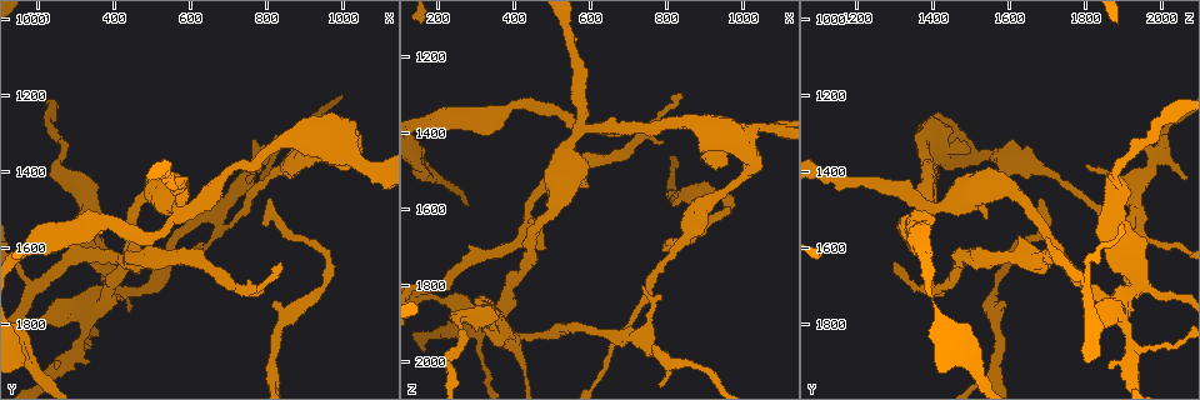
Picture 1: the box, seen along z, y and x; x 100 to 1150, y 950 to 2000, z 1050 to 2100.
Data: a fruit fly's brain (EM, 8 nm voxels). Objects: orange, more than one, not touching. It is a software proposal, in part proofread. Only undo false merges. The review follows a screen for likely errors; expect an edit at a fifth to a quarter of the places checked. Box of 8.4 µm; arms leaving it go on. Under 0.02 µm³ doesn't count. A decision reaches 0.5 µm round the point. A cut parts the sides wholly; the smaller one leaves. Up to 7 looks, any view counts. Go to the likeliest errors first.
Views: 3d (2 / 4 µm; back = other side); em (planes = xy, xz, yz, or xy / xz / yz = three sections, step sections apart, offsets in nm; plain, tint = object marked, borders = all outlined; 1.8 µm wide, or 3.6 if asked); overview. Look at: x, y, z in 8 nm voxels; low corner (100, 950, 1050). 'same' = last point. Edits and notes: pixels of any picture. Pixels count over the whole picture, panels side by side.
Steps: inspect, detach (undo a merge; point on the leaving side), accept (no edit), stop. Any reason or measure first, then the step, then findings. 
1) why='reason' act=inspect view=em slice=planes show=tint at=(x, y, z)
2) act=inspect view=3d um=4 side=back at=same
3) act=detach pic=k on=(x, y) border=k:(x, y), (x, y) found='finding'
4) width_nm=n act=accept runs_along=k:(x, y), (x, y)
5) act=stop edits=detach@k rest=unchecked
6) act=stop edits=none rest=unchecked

why='four or more arms meet' act=inspect view=3d um=2 at=(575, 1495, 1390)

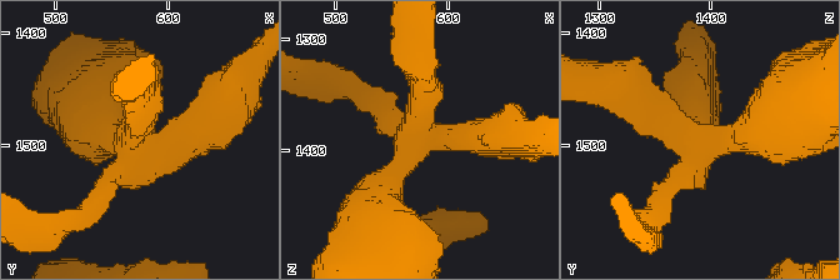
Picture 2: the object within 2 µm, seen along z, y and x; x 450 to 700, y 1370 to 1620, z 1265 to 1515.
arms=4 act=inspect view=em slice=xz step=4 show=tint at=(572, 1500, 1388)

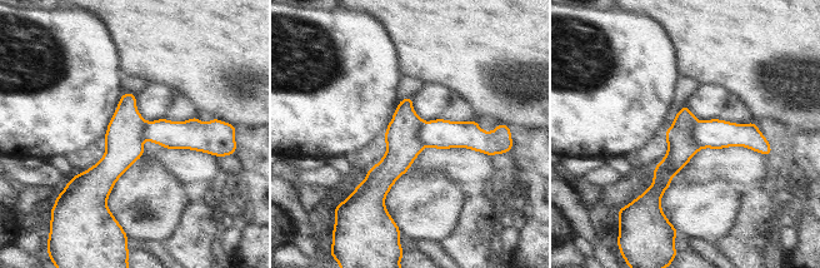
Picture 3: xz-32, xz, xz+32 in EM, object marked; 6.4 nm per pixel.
act=inspect view=em slice=planes show=tint at=same

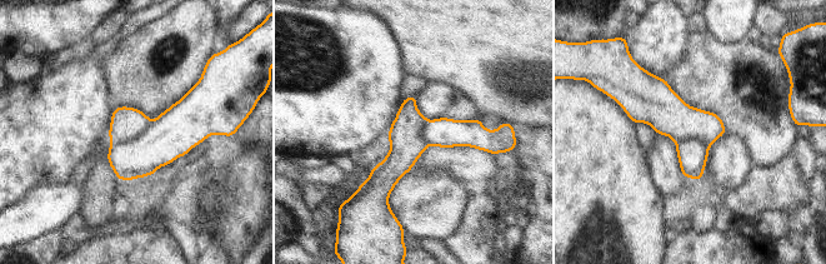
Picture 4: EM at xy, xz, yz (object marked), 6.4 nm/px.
act=detach pic=4 on=(126, 123) border=4:(150, 121), (134, 138), (111, 143) found='two neurons meet here'

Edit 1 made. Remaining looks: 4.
why='abrupt turn' act=inspect view=em slice=planes show=tint at=(670, 1515, 1940)

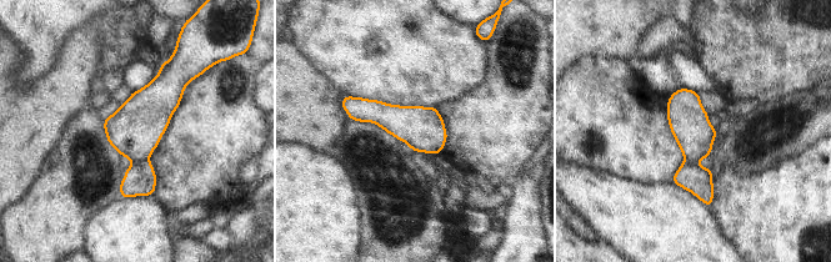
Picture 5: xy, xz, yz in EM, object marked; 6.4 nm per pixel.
act=detach pic=5 on=(135, 129) border=5:(148, 160), (133, 164) found='two neurons meet here'

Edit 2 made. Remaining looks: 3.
act=stop edits=detach@4,detach@5 rest=unchecked

